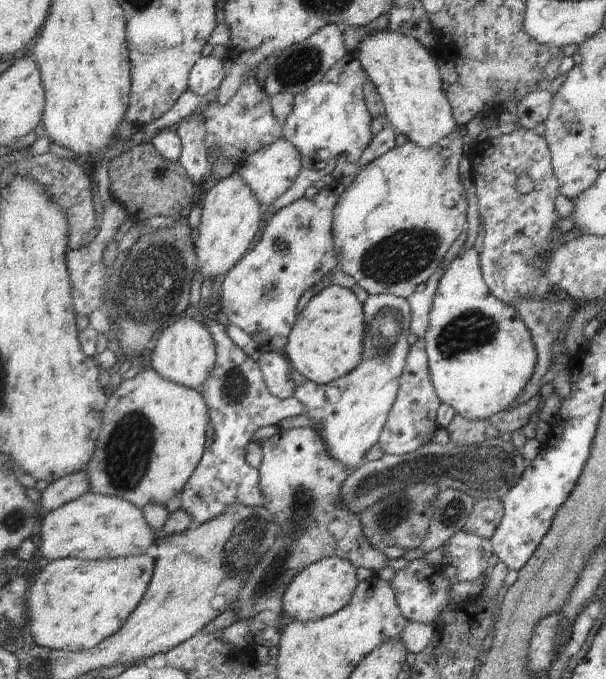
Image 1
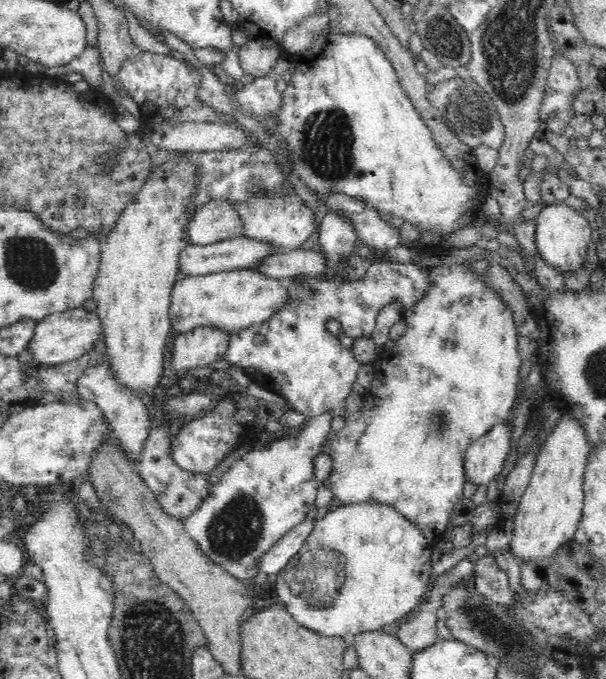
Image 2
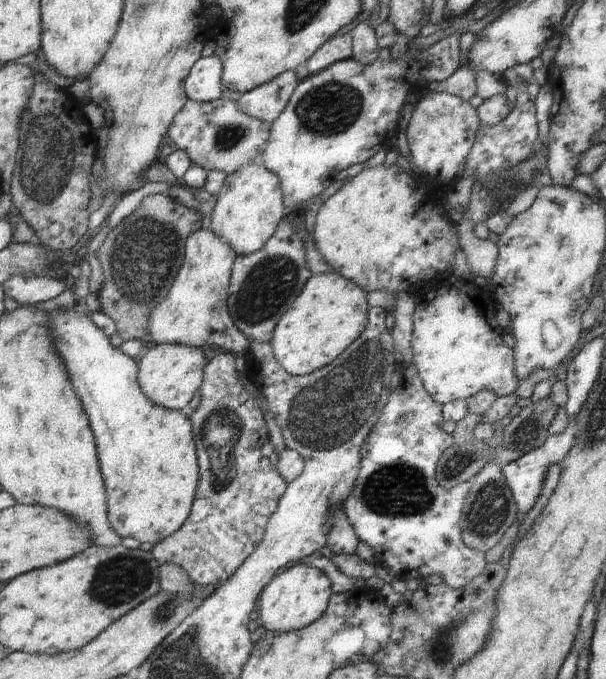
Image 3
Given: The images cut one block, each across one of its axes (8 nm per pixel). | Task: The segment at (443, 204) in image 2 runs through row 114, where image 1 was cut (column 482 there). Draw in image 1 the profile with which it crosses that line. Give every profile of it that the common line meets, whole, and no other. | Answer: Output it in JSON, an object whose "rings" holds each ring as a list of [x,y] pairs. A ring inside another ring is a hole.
{"rings":[[[474,248],[464,250],[445,271],[426,334],[432,380],[443,403],[471,420],[506,411],[533,376],[537,354],[528,328],[514,307],[495,298],[483,279]]]}

